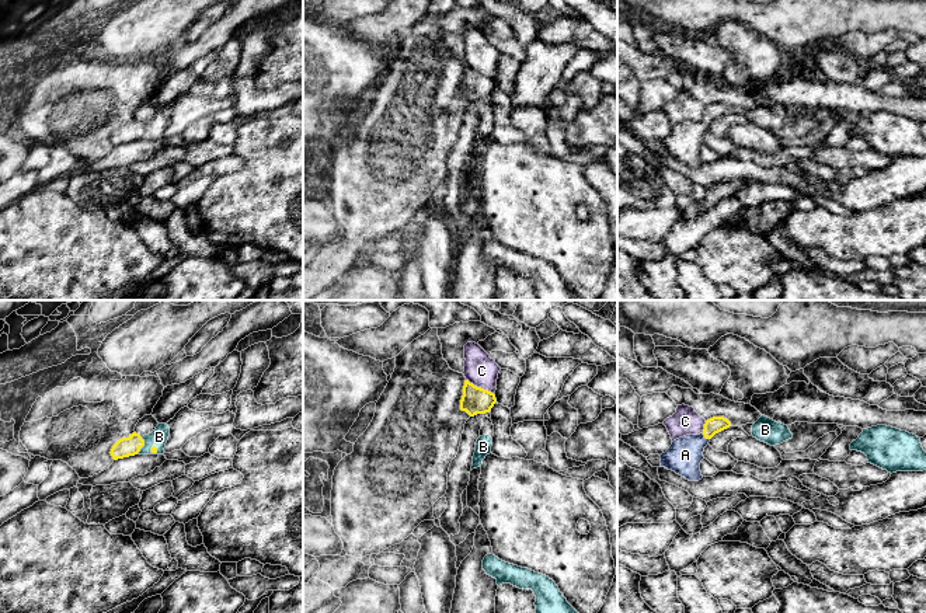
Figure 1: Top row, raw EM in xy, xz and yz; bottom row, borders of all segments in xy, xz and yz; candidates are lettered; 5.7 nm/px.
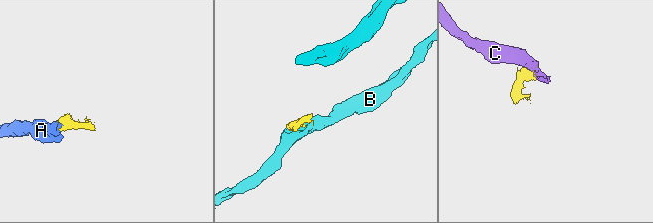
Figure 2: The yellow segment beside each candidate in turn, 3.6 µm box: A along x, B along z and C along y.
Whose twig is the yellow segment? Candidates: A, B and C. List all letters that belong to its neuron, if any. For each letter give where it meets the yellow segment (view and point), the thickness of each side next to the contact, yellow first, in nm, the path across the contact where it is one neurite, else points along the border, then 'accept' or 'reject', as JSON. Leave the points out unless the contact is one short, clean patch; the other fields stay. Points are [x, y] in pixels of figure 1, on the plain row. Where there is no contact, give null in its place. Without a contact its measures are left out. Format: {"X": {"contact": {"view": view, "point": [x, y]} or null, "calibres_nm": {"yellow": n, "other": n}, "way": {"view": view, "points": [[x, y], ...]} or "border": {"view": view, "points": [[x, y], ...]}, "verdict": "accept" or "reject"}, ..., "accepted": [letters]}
{"A": {"contact": {"view": "yz", "point": [706, 124]}, "calibres_nm": {"yellow": 90, "other": 200}, "way": {"view": "yz", "points": [[716, 110], [706, 124], [685, 140]]}, "verdict": "accept"}, "B": {"contact": {"view": "xy", "point": [143, 131]}, "calibres_nm": {"yellow": 110, "other": 100}, "way": {"view": "xy", "points": [[126, 132], [143, 131], [152, 129], [159, 122]]}, "verdict": "accept"}, "C": {"contact": {"view": "xz", "point": [480, 73]}, "calibres_nm": {"yellow": 160, "other": 180}, "border": {"view": "xz", "points": [[466, 65], [493, 79]]}, "verdict": "reject"}, "accepted": ["A", "B"]}

